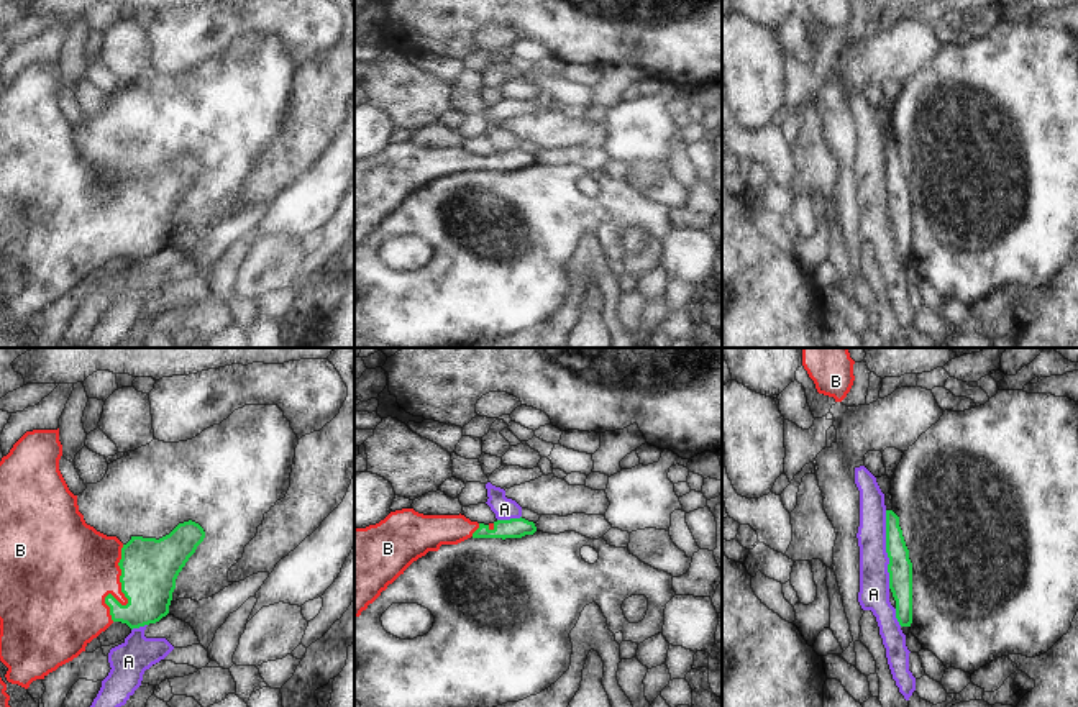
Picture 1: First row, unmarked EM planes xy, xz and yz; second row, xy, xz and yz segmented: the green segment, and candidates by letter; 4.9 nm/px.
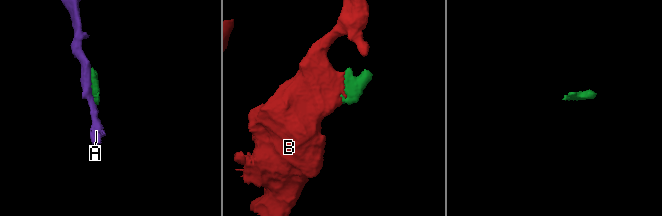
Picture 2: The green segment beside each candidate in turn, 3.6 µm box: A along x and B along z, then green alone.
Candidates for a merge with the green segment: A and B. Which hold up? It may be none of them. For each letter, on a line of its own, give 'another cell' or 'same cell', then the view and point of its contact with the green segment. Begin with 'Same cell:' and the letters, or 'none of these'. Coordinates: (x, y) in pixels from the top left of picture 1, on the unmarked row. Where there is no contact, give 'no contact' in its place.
Same cell: B
A: another cell; meets green in yz at (886, 182)
B: same cell; meets green in xy at (125, 228)

